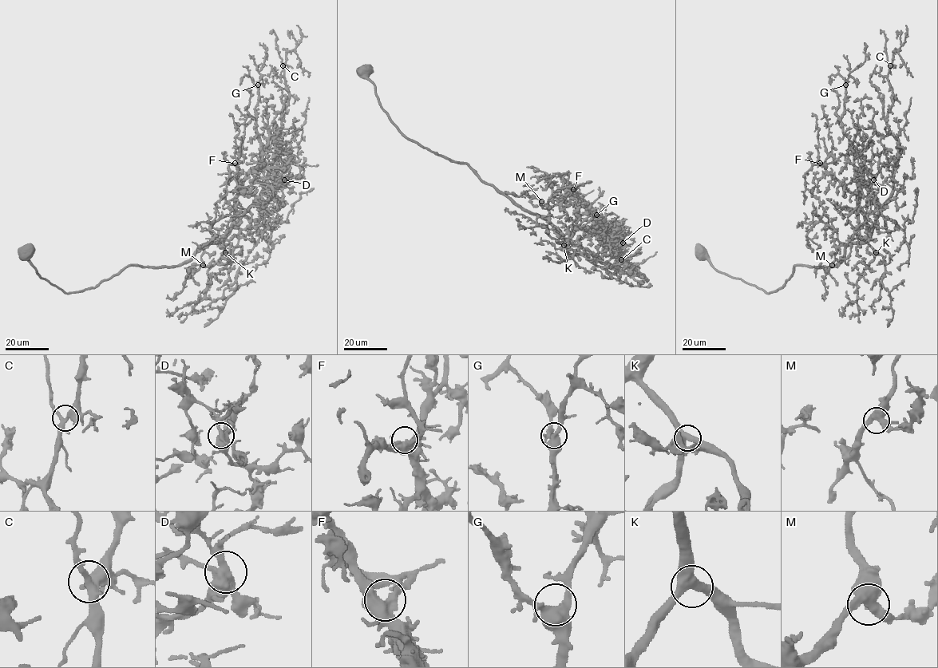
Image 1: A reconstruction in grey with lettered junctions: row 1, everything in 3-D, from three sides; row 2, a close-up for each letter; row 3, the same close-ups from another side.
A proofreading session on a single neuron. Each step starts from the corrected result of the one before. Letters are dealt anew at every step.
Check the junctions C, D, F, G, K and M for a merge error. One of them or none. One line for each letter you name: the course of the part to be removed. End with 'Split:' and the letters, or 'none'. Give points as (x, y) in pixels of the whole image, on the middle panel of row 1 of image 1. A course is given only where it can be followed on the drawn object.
D: Course of the part to remove: (623, 243), (619, 236), (602, 237), (594, 233), (619, 231), (619, 242), (628, 238), (633, 240), (628, 245)
Split: D

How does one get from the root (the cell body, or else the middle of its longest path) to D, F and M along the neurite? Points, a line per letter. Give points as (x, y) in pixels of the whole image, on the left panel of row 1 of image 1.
D: (26, 252), (39, 275), (66, 293), (96, 286), (129, 265), (175, 266), (221, 241), (284, 179)
F: (26, 252), (39, 275), (66, 293), (96, 286), (129, 265), (182, 265), (229, 228), (235, 163)
M: (26, 252), (39, 275), (66, 293), (96, 286), (129, 265), (182, 265), (211, 243), (201, 255), (203, 265)

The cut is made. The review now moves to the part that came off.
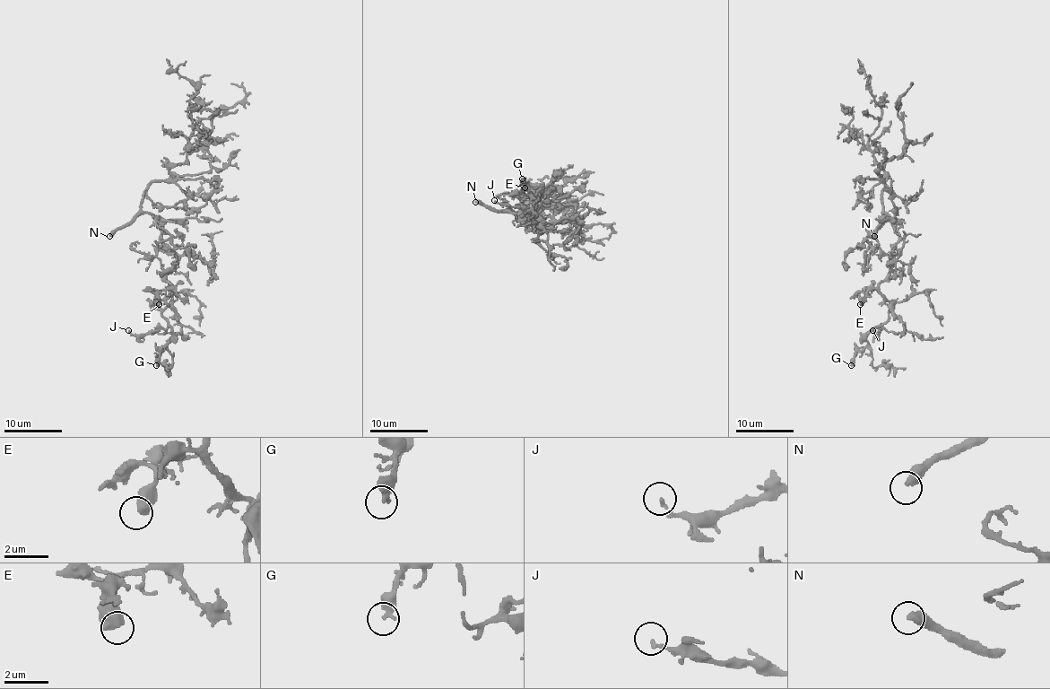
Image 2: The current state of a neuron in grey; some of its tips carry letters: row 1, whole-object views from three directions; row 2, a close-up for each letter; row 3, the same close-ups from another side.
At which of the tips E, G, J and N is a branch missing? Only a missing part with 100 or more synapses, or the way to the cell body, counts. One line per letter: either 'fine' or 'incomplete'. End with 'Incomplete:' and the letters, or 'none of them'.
E: fine
G: fine
J: fine
N: incomplete
Incomplete: N

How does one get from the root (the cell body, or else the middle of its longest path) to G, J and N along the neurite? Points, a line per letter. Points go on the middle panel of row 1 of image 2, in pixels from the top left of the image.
G: (519, 214), (527, 226), (543, 219), (532, 216), (539, 206), (520, 218), (533, 213), (538, 196), (522, 178)
J: (519, 214), (527, 226), (543, 219), (532, 216), (539, 206), (522, 219), (533, 210), (494, 200)
N: (519, 214), (491, 210), (475, 202)

